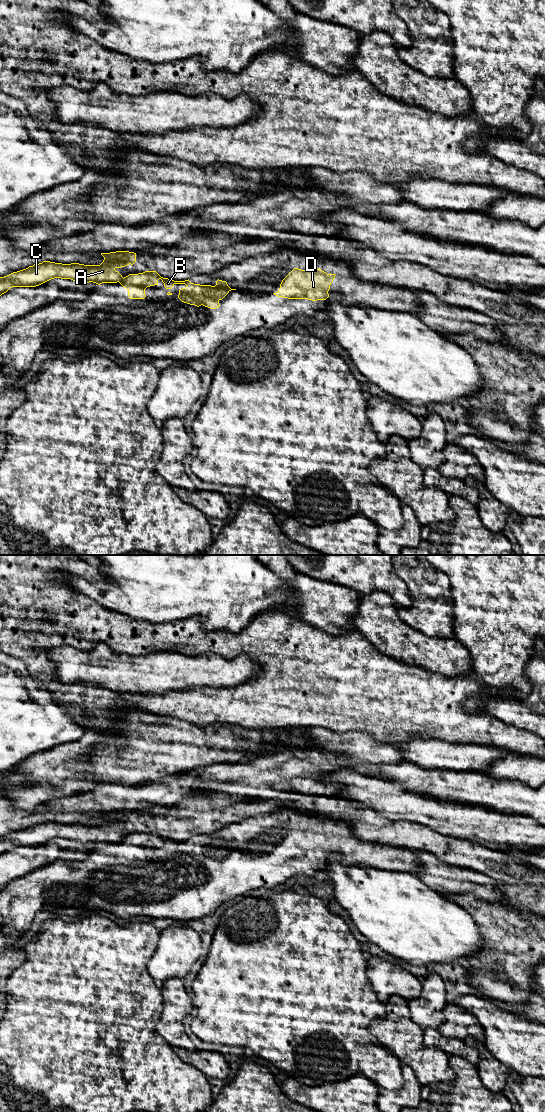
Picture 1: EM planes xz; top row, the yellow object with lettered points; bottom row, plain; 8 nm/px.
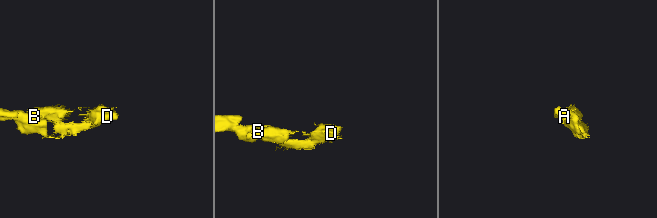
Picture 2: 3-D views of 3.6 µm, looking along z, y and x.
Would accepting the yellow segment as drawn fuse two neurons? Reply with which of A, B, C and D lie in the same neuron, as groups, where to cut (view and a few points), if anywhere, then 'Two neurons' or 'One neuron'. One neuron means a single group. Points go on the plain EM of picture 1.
Groups: A C / B D. Split along xz (122, 837), (119, 842). Two neurons

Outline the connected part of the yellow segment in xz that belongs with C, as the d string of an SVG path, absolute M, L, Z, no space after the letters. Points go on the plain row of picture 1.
M116 811L101 813L104 817L100 825L84 825L79 823L62 824L43 821L26 829L13 832L0 837L0 856L12 847L36 847L51 839L71 839L81 843L93 842L117 843L122 835L116 828L125 827L136 822L136 813L129 811Z

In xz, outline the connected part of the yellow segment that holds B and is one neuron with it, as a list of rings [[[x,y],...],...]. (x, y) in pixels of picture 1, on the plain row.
[[[145,831],[138,834],[129,834],[128,836],[122,838],[119,843],[128,850],[128,856],[130,859],[144,859],[146,857],[145,849],[150,846],[158,845],[159,839],[162,840],[166,849],[171,849],[175,844],[185,844],[186,847],[179,850],[178,858],[184,863],[195,865],[197,867],[203,865],[210,869],[218,868],[220,865],[219,861],[222,860],[231,850],[236,850],[231,849],[226,841],[219,839],[216,841],[215,846],[200,845],[191,843],[189,839],[185,841],[174,841],[168,838],[163,838],[156,831]]]

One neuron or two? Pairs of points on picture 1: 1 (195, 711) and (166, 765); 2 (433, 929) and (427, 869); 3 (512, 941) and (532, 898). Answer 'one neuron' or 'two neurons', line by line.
1: two neurons
2: two neurons
3: two neurons

